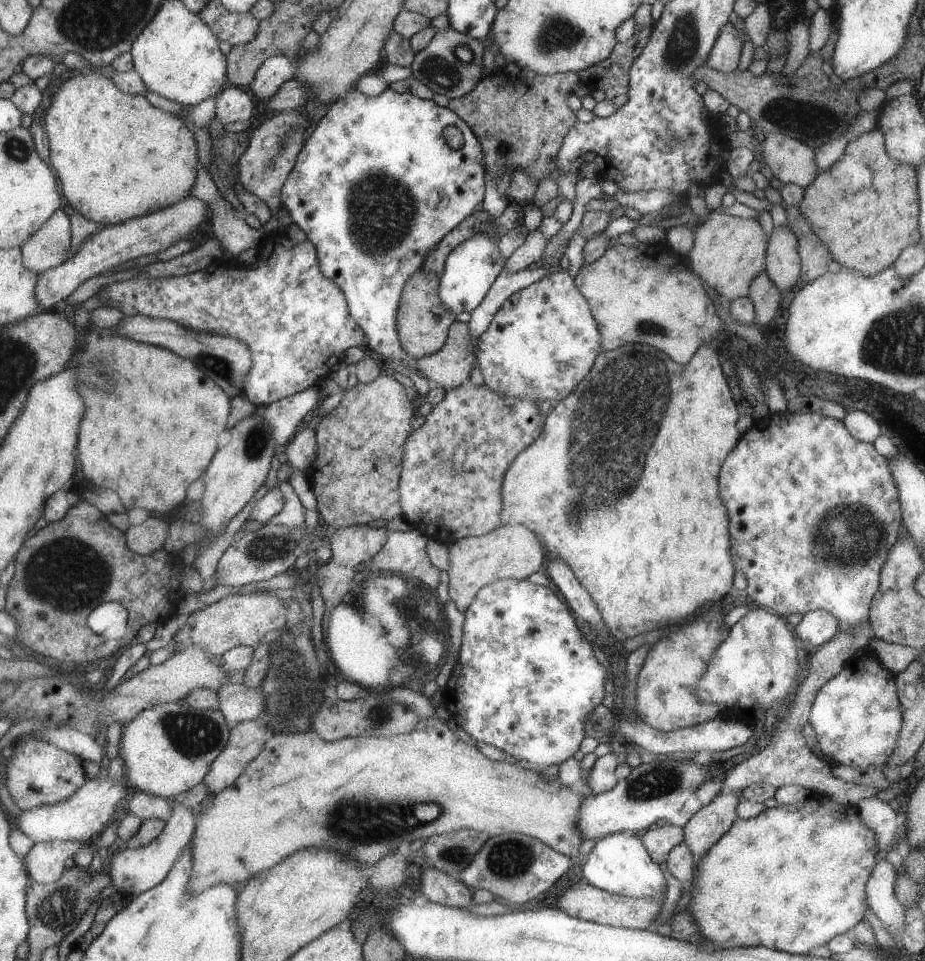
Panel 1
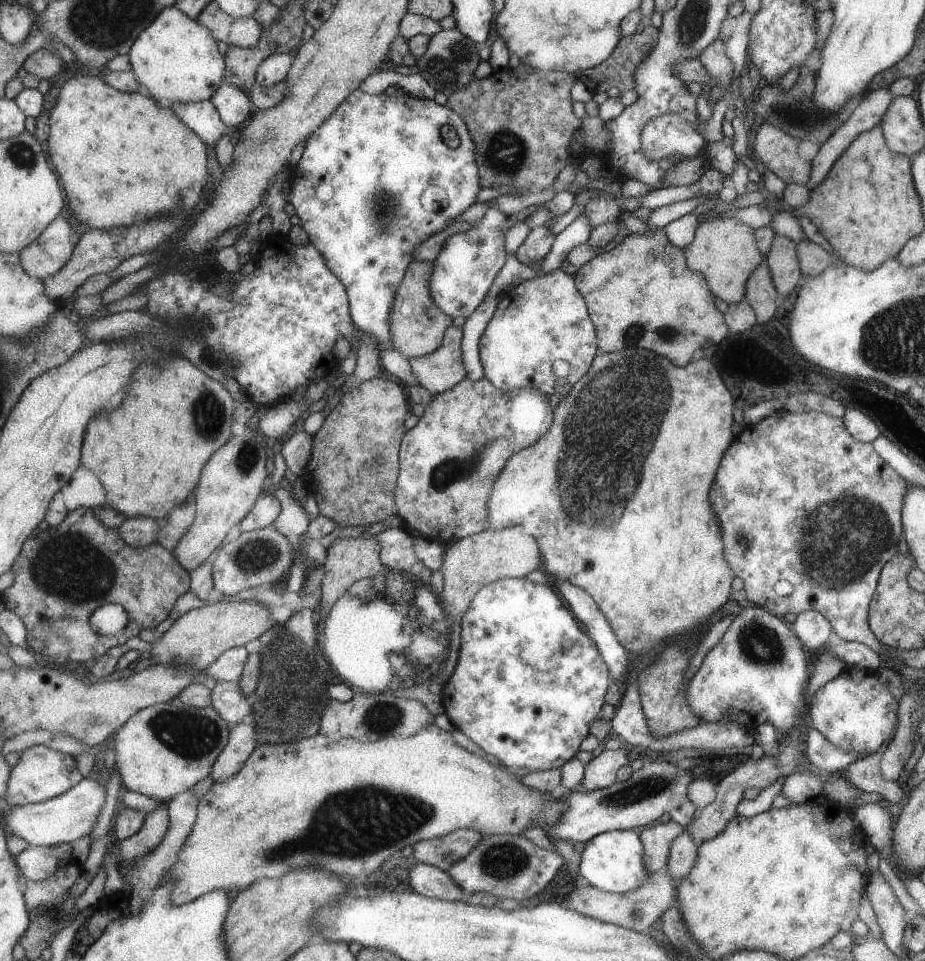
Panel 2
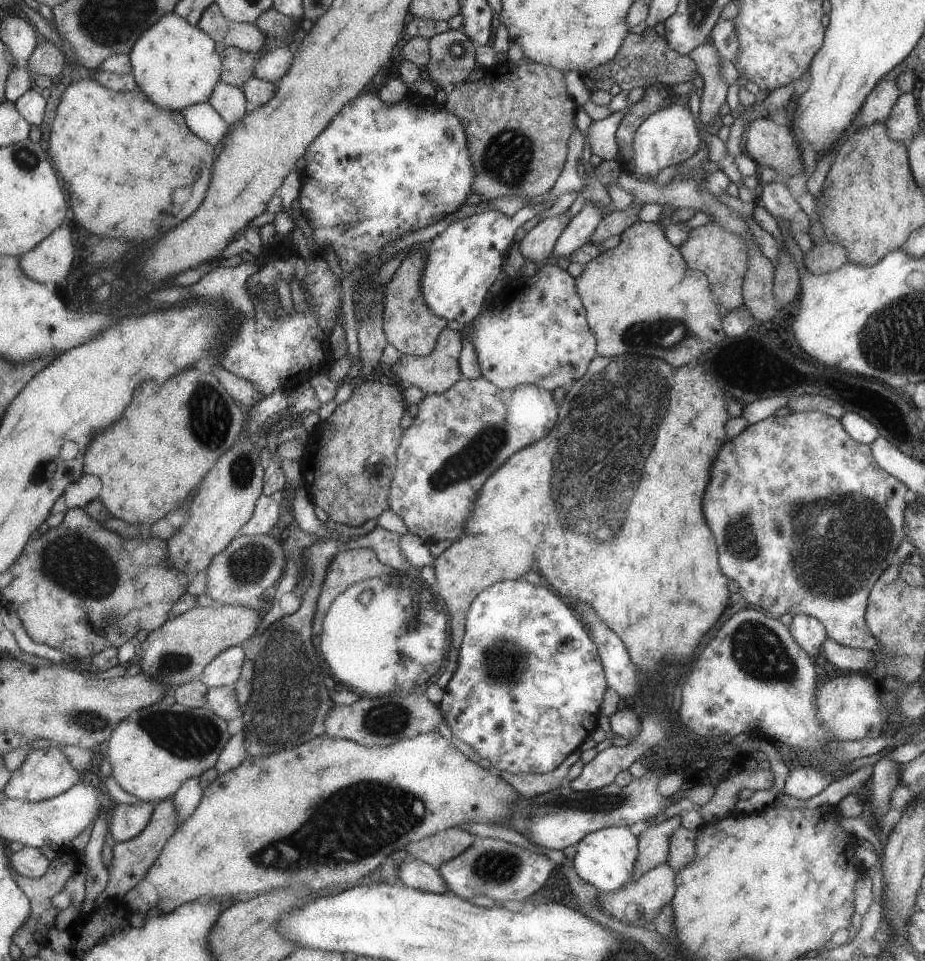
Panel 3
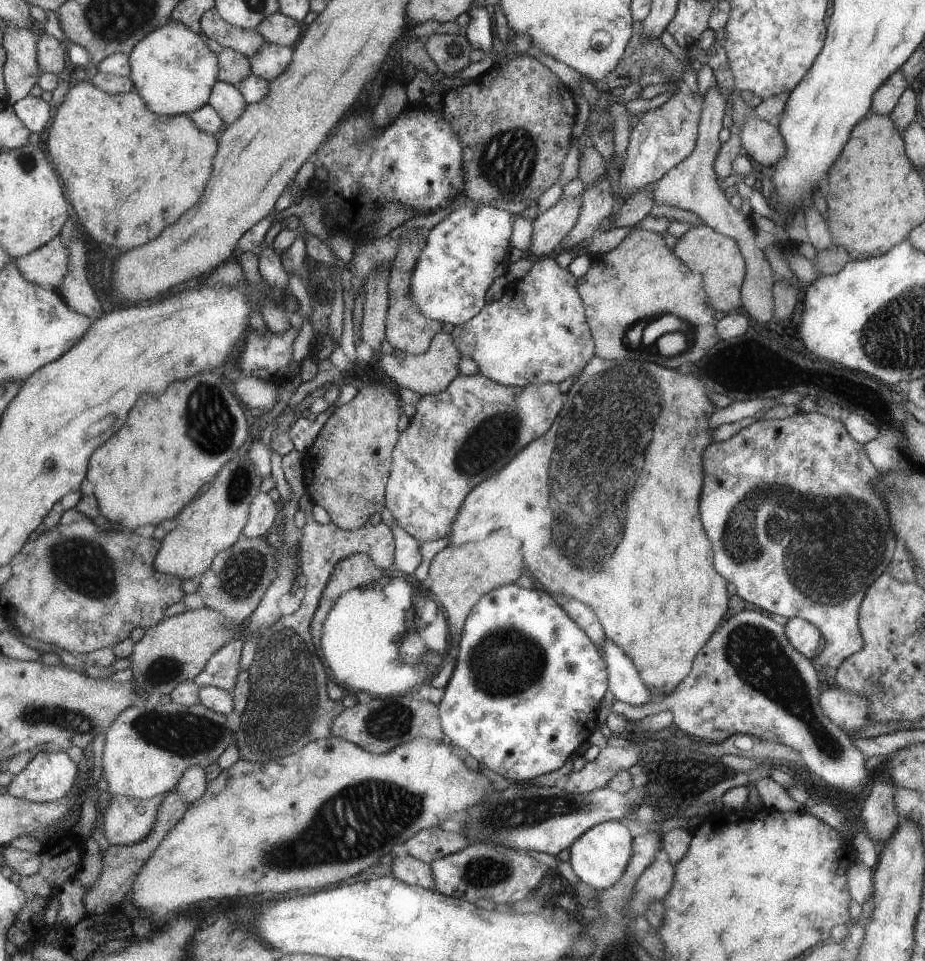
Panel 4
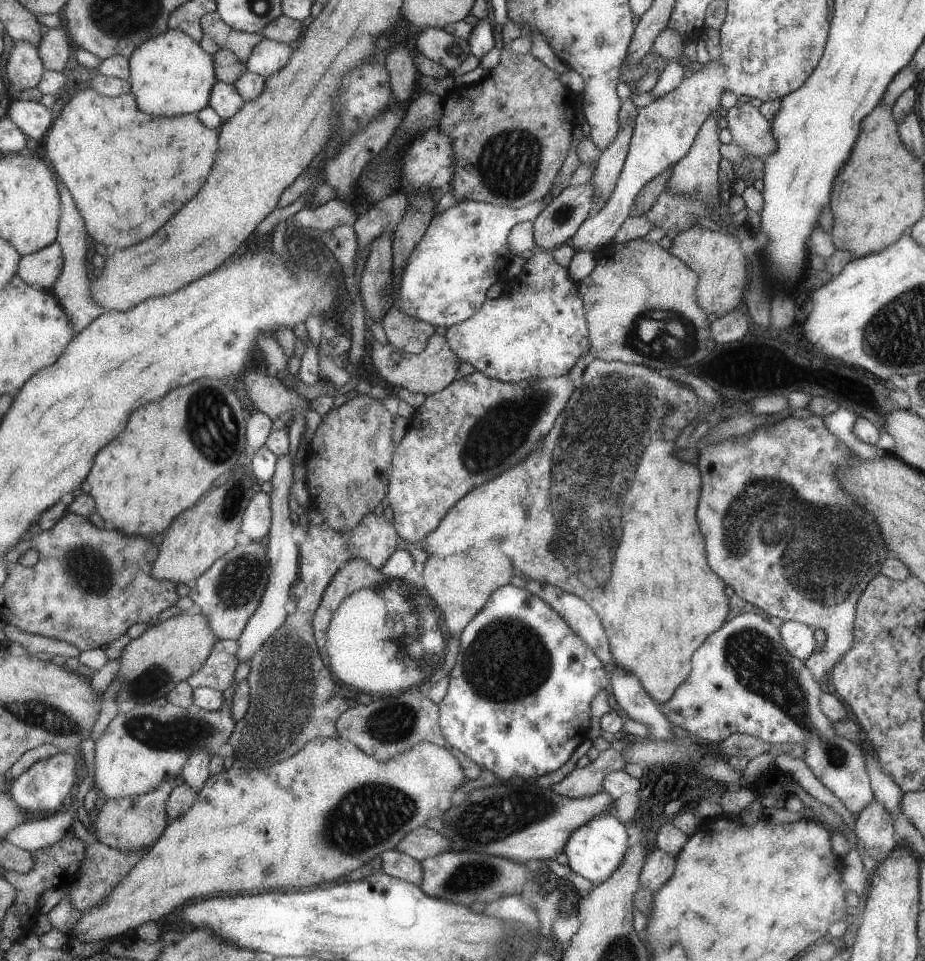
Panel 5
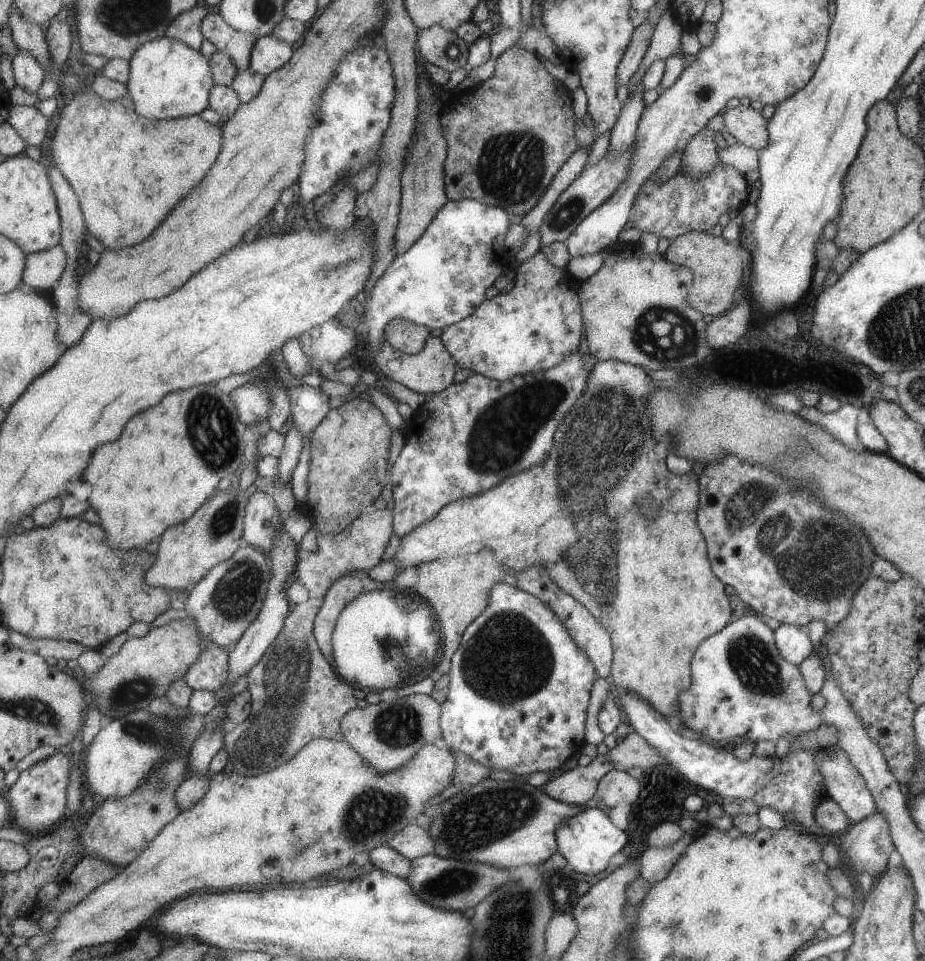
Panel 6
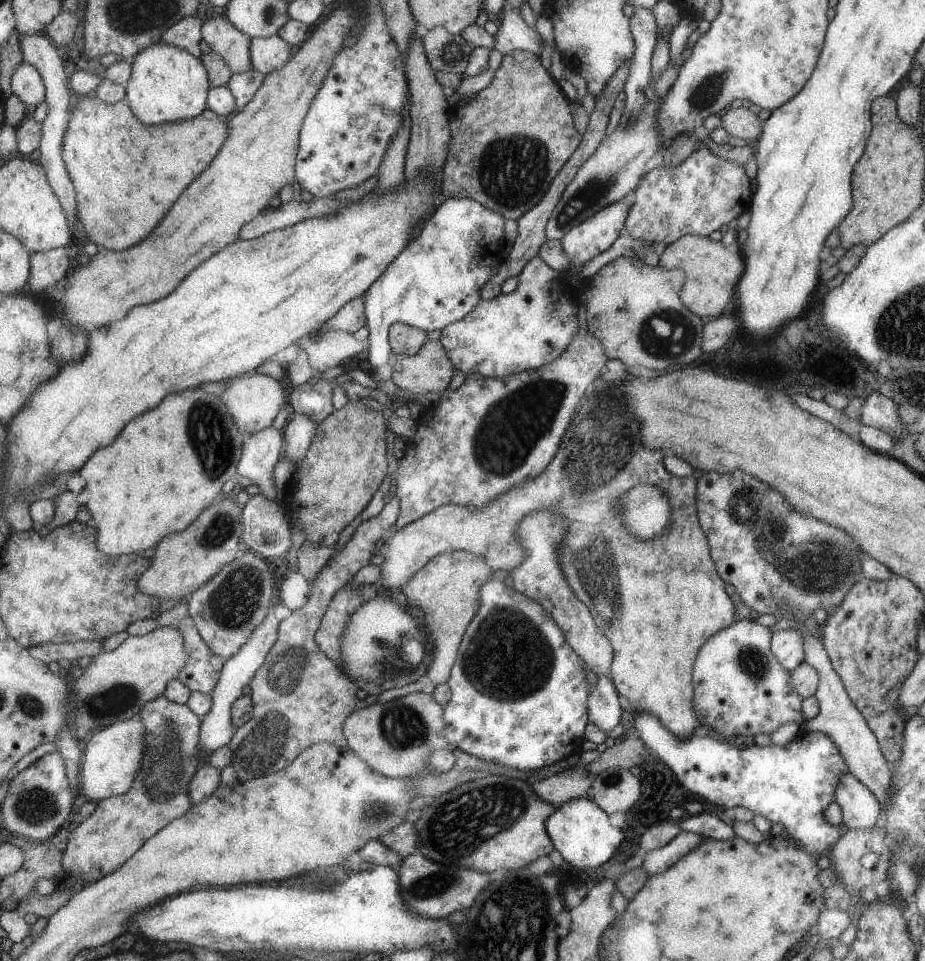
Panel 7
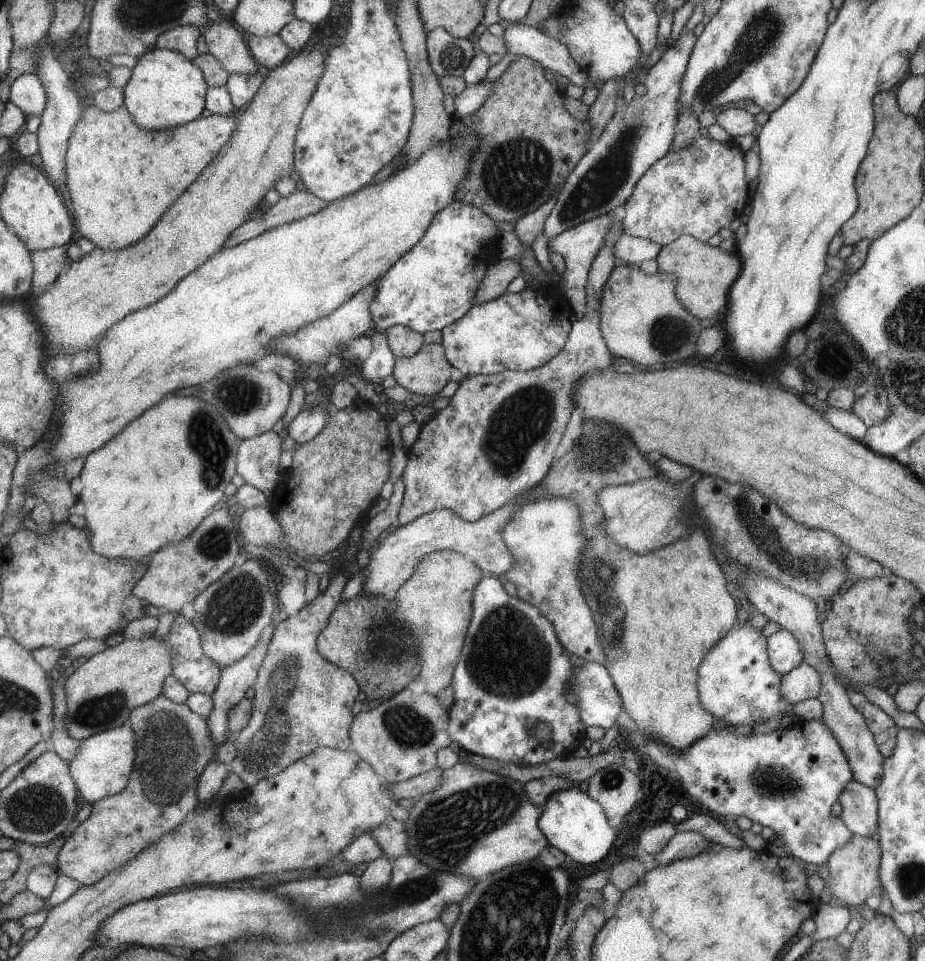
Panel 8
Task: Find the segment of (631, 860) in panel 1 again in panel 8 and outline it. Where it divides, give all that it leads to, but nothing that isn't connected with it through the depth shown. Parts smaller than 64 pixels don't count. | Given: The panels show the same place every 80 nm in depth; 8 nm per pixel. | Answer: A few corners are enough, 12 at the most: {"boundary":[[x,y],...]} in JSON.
{"boundary":[[579,785],[548,796],[537,824],[583,866],[615,840],[603,807]]}

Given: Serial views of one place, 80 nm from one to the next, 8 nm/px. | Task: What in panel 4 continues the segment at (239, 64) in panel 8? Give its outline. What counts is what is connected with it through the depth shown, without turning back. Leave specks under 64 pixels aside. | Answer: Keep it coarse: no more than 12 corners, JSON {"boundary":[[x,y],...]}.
{"boundary":[[214,7],[200,19],[200,33],[248,59],[265,42],[257,30],[225,22]]}

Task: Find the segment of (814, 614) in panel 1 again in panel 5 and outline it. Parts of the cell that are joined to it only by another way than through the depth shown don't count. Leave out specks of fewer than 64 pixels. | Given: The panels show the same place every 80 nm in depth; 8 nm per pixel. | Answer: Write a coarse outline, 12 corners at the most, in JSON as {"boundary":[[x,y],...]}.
{"boundary":[[801,622],[779,626],[781,642],[804,661],[816,651],[813,629]]}

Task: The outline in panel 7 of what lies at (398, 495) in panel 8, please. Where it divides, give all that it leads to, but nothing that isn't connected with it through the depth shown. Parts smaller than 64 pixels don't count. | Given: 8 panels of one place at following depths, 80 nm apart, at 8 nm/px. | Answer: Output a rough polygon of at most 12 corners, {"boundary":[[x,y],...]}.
{"boundary":[[398,499],[355,529],[278,622],[229,766],[277,773],[347,746],[355,684],[313,642],[329,601],[379,552]]}

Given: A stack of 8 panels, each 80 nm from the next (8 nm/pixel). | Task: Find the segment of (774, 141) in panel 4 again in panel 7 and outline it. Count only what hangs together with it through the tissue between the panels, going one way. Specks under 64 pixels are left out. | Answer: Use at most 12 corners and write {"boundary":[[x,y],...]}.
{"boundary":[[749,107],[726,108],[720,126],[751,146],[762,121]]}

